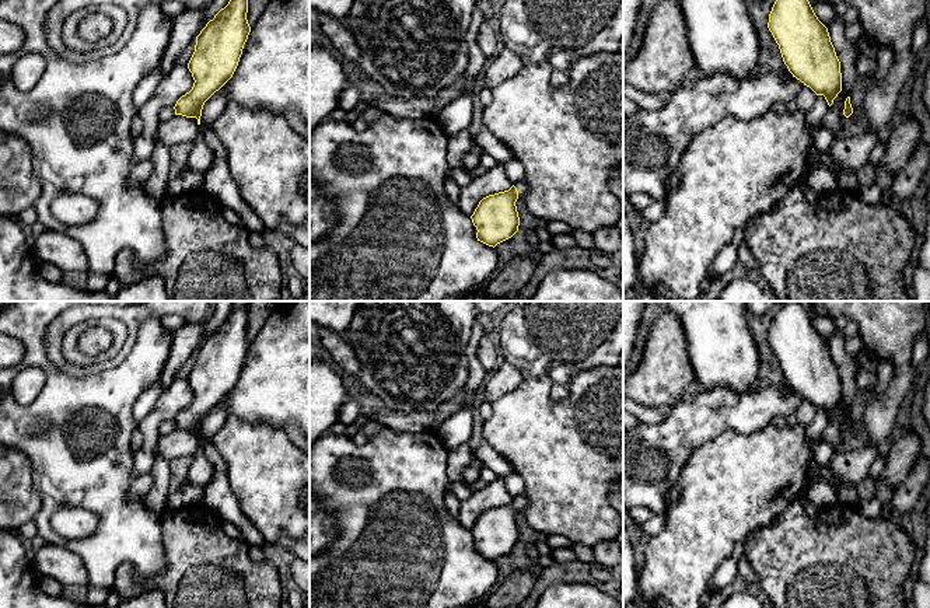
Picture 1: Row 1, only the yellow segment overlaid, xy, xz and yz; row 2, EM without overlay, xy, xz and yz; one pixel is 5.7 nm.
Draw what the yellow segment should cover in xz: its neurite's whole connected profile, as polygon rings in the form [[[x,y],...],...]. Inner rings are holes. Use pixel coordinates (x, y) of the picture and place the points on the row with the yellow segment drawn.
[[[522,179],[508,191],[489,195],[479,202],[471,216],[478,230],[478,241],[494,248],[518,231],[520,217],[515,202],[524,198],[528,189],[527,179]]]

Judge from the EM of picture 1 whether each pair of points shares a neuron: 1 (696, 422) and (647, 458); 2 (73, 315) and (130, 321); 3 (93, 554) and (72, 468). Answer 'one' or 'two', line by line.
1: one
2: one
3: one

